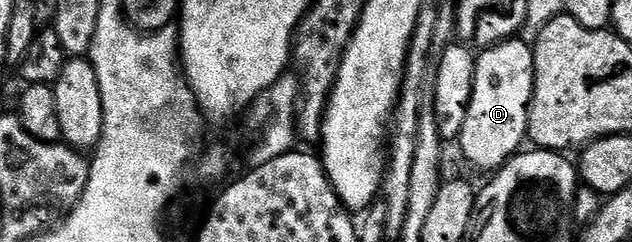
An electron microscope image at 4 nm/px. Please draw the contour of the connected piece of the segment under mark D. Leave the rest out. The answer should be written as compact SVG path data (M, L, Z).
M520 36L509 38L507 42L489 46L476 54L474 88L458 147L465 160L480 170L499 170L525 145L528 137L528 105L534 92L534 56L532 46L523 40Z

